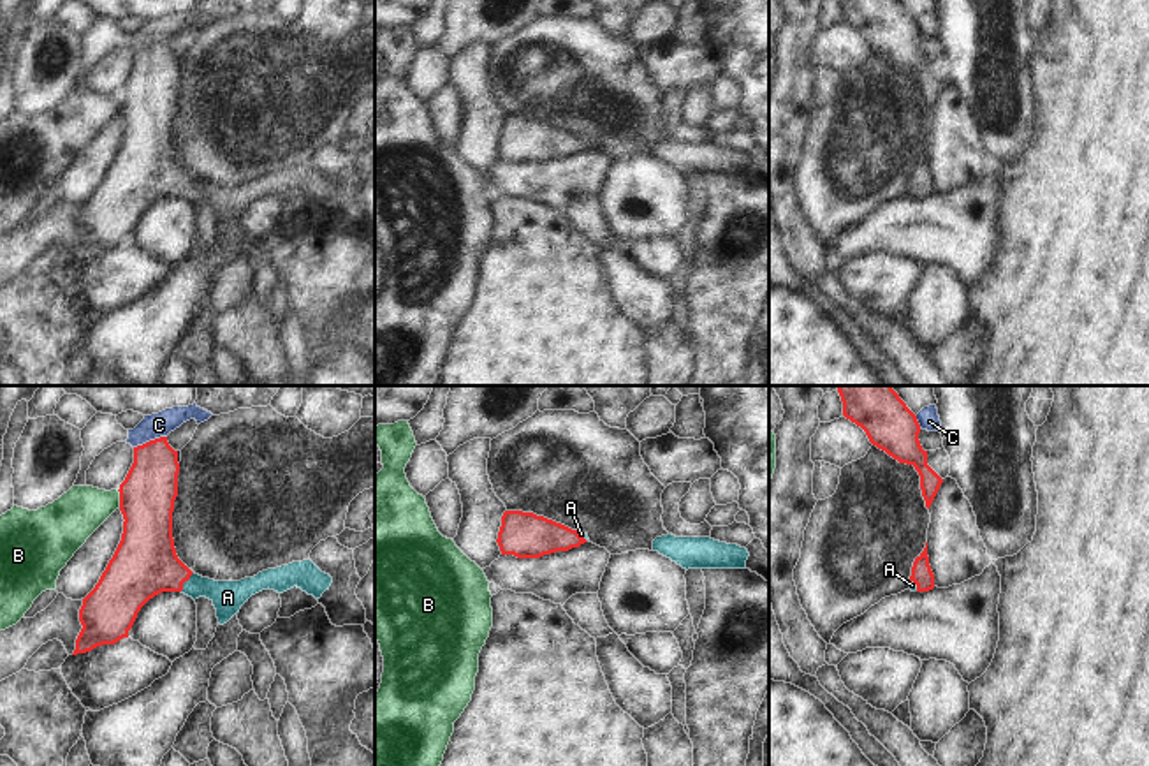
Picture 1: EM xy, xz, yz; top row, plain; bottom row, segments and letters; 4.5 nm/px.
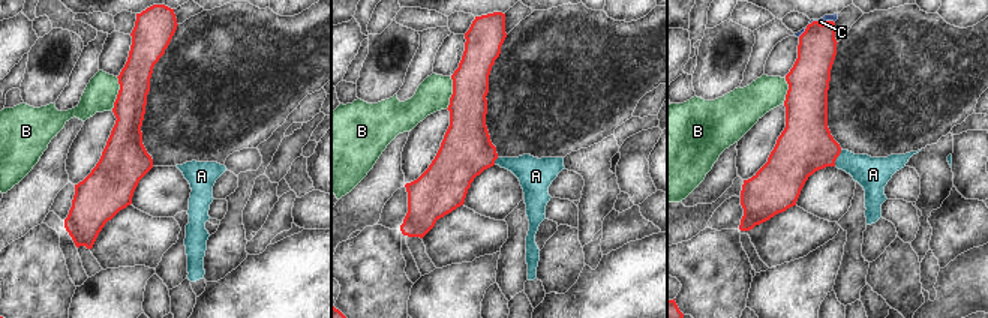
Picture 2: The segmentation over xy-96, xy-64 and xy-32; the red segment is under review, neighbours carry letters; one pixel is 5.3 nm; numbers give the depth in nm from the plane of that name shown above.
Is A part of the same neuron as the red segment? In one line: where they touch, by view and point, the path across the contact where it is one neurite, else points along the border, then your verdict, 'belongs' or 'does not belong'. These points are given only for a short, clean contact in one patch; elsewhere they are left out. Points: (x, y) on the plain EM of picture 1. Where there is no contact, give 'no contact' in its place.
xy (185, 185) | across xy (145, 169), (185, 185), (227, 203) | belongs

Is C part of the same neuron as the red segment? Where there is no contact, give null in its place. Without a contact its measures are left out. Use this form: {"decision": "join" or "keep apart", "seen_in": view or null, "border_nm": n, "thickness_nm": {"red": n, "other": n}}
{"decision": "keep apart", "seen_in": "xy", "border_nm": 160, "thickness_nm": {"red": 260, "other": 110}}

